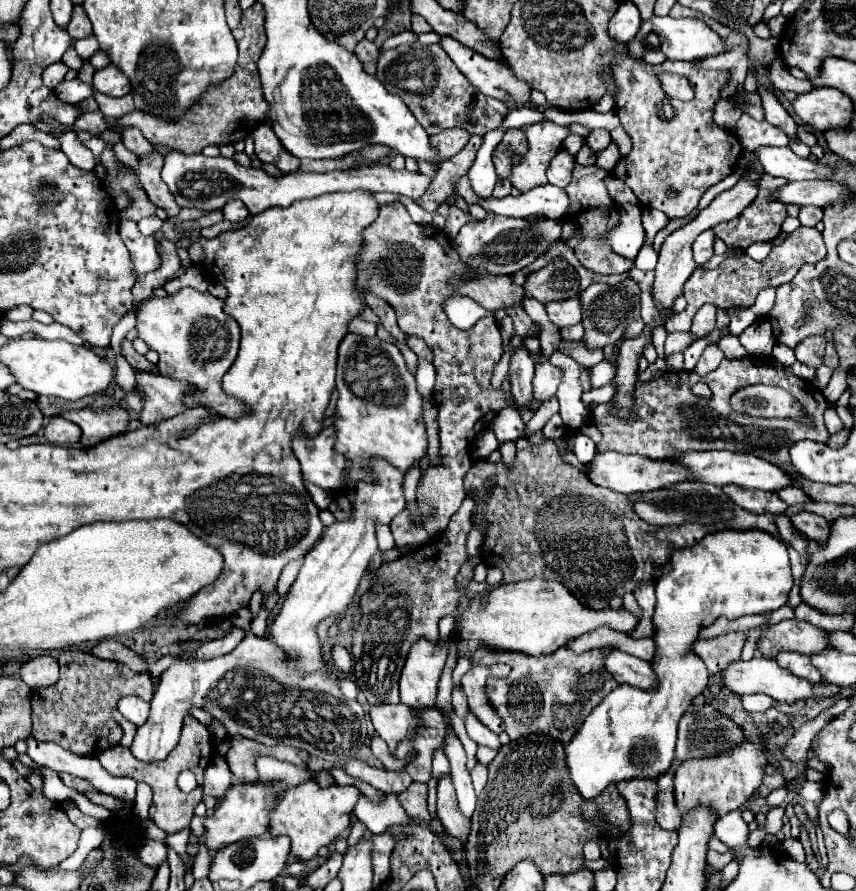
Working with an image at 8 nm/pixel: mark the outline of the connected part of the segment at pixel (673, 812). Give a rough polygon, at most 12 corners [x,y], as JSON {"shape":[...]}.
{"shape":[[674,759],[658,779],[656,821],[678,831],[680,811],[674,799],[674,775],[682,761]]}

